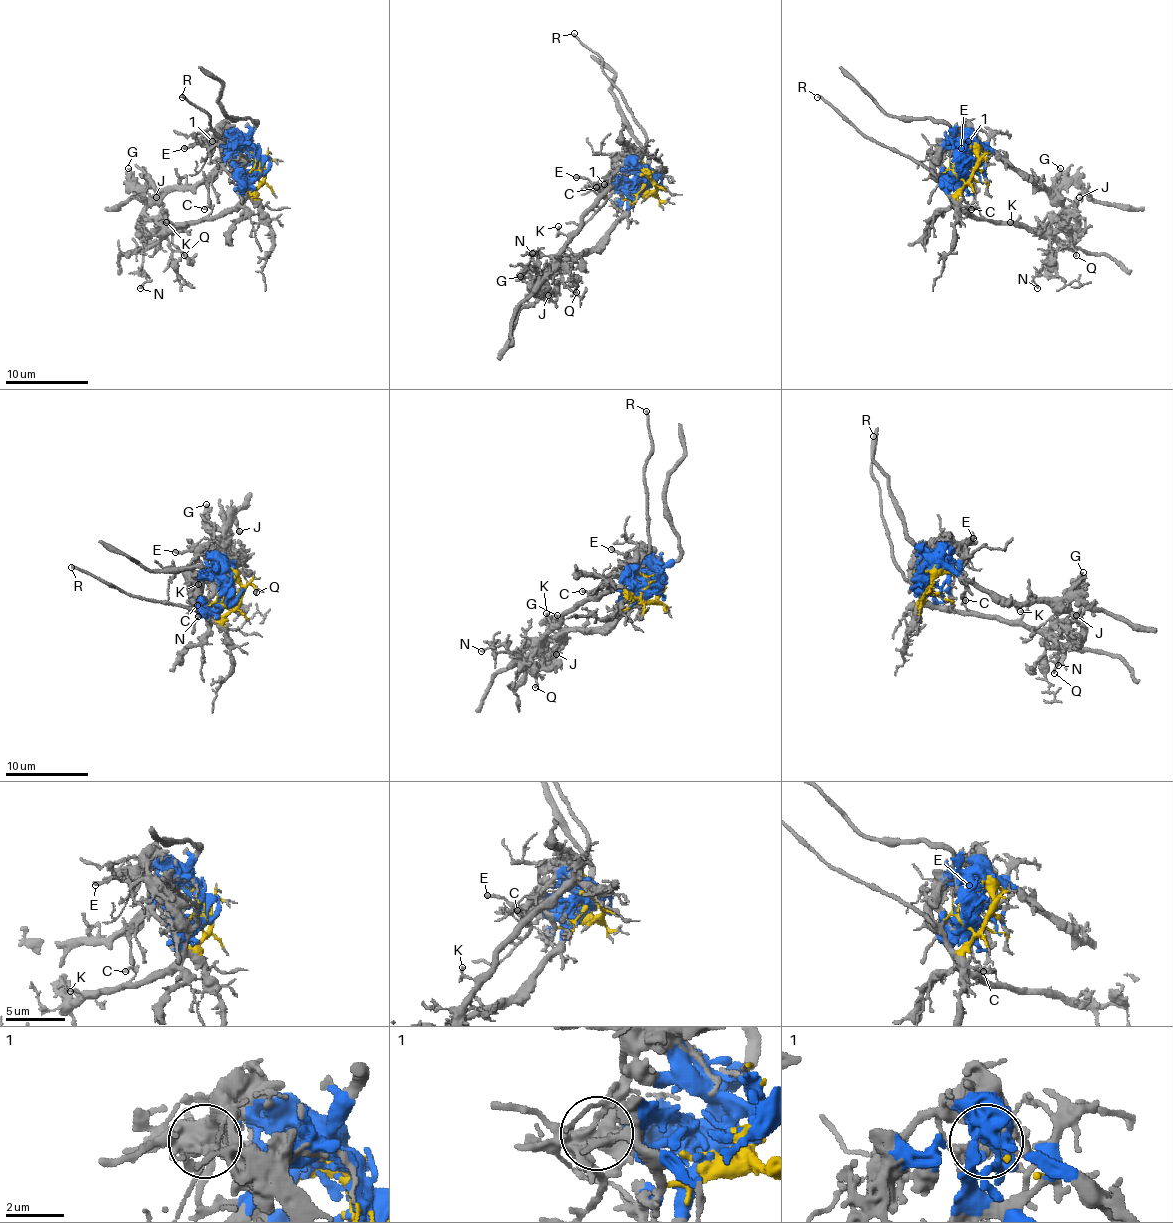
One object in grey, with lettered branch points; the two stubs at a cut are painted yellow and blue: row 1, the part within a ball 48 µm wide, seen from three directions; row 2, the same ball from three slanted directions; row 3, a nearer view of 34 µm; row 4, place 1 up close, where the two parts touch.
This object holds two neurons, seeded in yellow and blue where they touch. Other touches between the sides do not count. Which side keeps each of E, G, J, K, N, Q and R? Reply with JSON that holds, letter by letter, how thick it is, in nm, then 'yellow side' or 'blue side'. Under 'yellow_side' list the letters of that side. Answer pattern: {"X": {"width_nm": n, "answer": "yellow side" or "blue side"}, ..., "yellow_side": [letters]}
{"E": {"width_nm": 240, "answer": "blue side"}, "G": {"width_nm": 140, "answer": "blue side"}, "J": {"width_nm": 130, "answer": "blue side"}, "K": {"width_nm": 140, "answer": "yellow side"}, "N": {"width_nm": 160, "answer": "yellow side"}, "Q": {"width_nm": 140, "answer": "yellow side"}, "R": {"width_nm": 190, "answer": "yellow side"}, "yellow_side": ["K", "N", "Q", "R"]}

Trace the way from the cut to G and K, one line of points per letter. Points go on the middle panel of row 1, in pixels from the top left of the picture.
G: (644, 182), (646, 184), (635, 189), (627, 213), (590, 249), (565, 257), (546, 272), (519, 276)
K: (646, 182), (650, 178), (633, 168), (604, 195), (575, 230), (563, 234), (559, 226)

